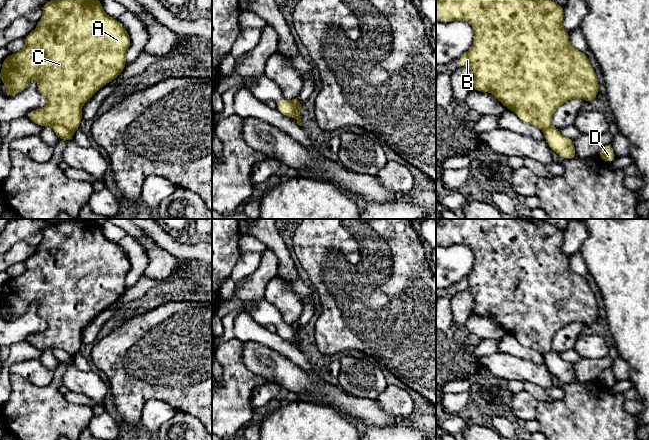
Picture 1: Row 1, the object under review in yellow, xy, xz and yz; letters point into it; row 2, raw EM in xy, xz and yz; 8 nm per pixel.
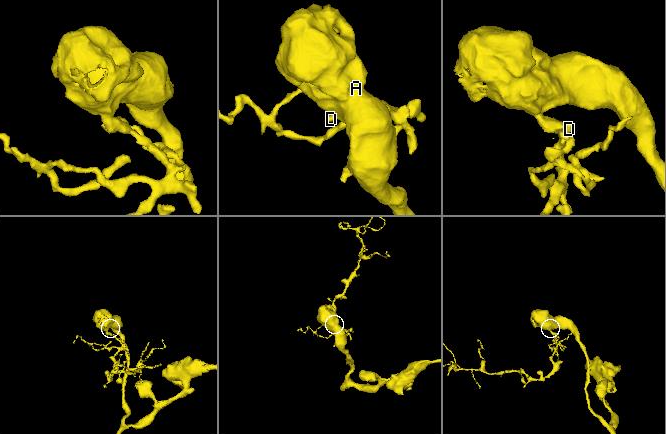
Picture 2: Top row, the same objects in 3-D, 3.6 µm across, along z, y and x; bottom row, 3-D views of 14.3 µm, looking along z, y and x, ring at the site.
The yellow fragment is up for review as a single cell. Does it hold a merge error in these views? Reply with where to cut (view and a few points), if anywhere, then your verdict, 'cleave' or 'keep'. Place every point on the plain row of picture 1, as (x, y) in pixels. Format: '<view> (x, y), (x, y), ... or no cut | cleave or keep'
xy (52, 348), (62, 348), (72, 356) | cleave

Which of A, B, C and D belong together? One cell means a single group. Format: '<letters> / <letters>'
A B C / D

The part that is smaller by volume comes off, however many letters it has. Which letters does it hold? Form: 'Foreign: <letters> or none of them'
Foreign: D

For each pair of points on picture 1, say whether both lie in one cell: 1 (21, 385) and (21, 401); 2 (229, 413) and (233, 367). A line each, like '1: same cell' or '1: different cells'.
1: same cell
2: same cell

